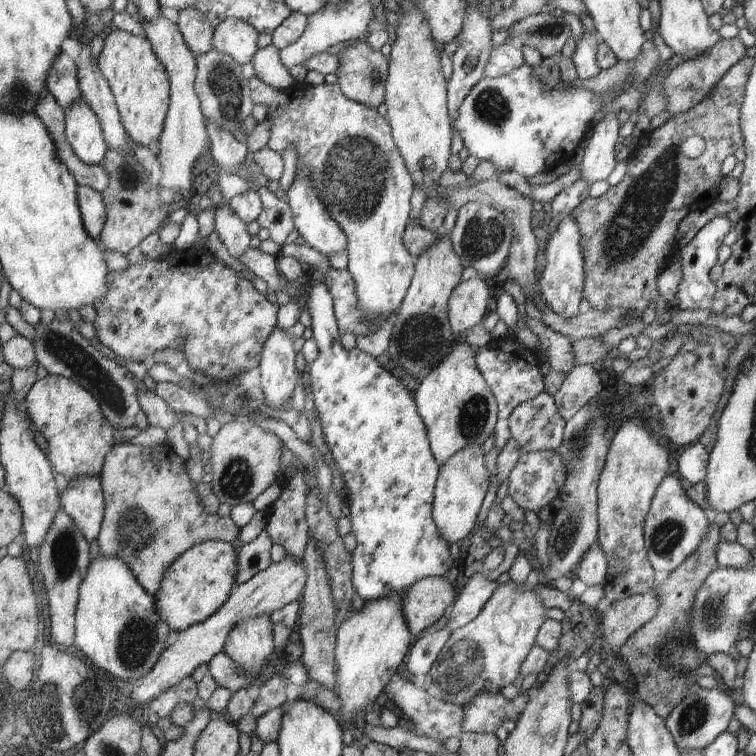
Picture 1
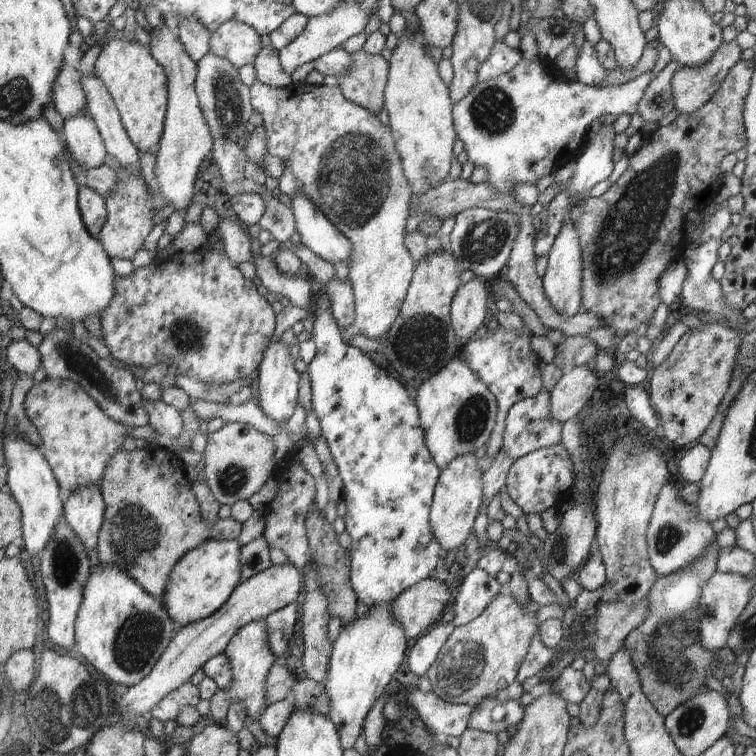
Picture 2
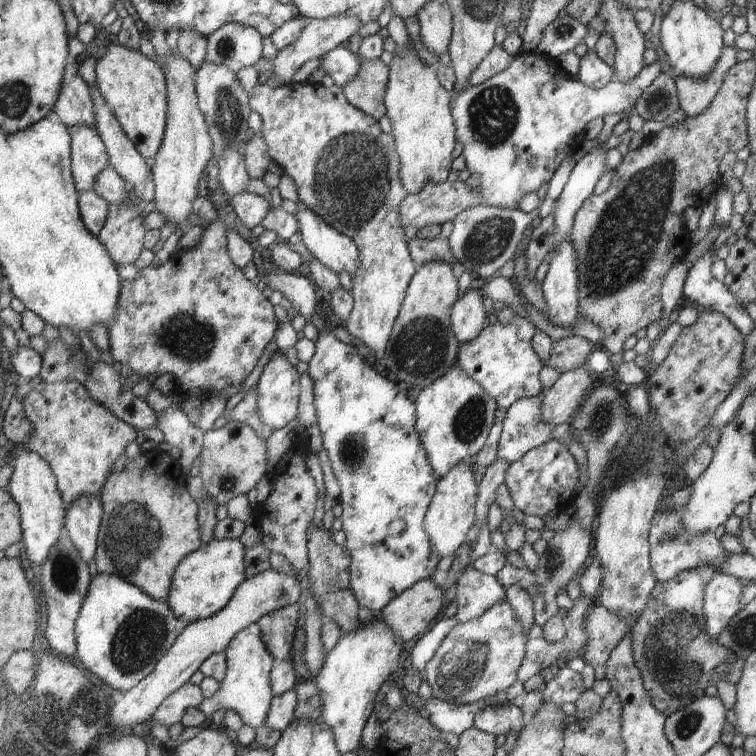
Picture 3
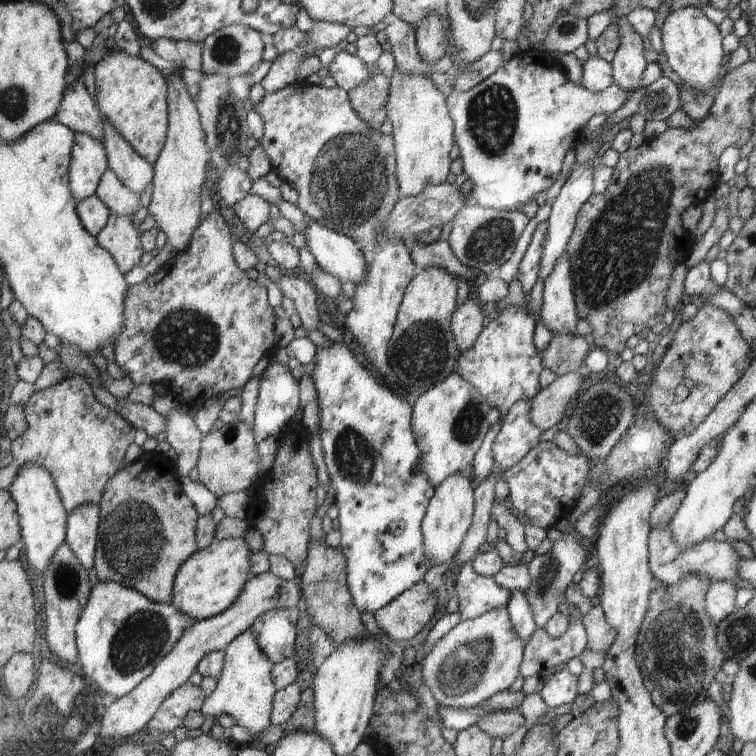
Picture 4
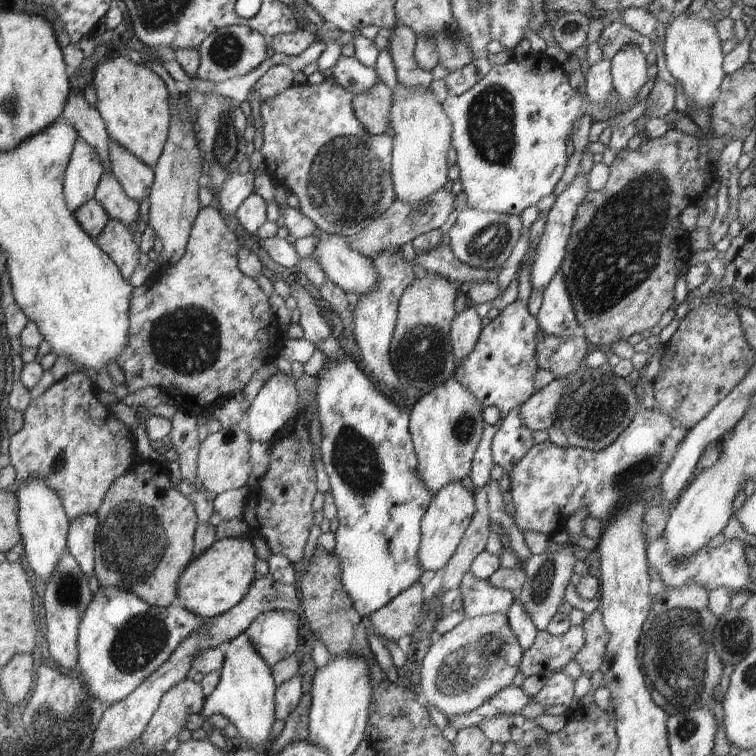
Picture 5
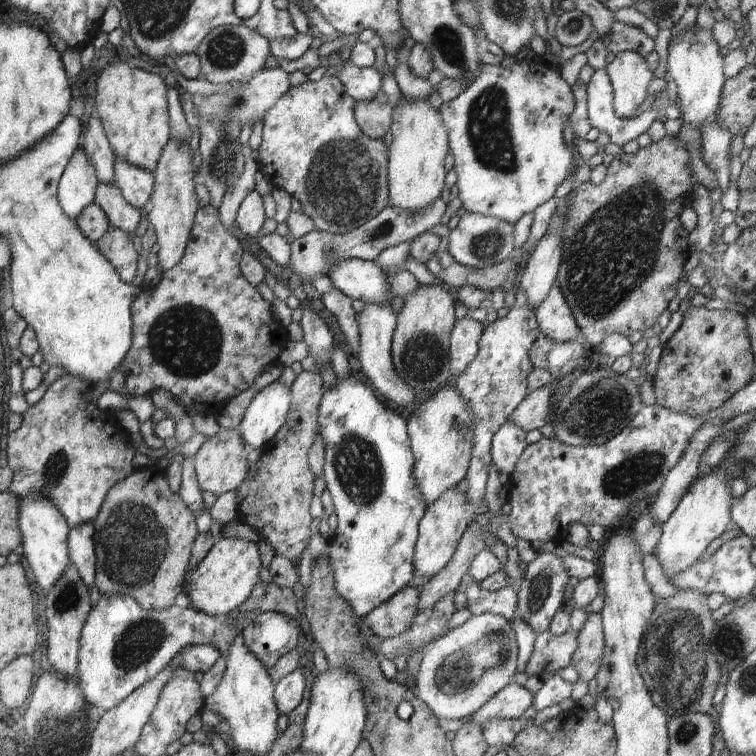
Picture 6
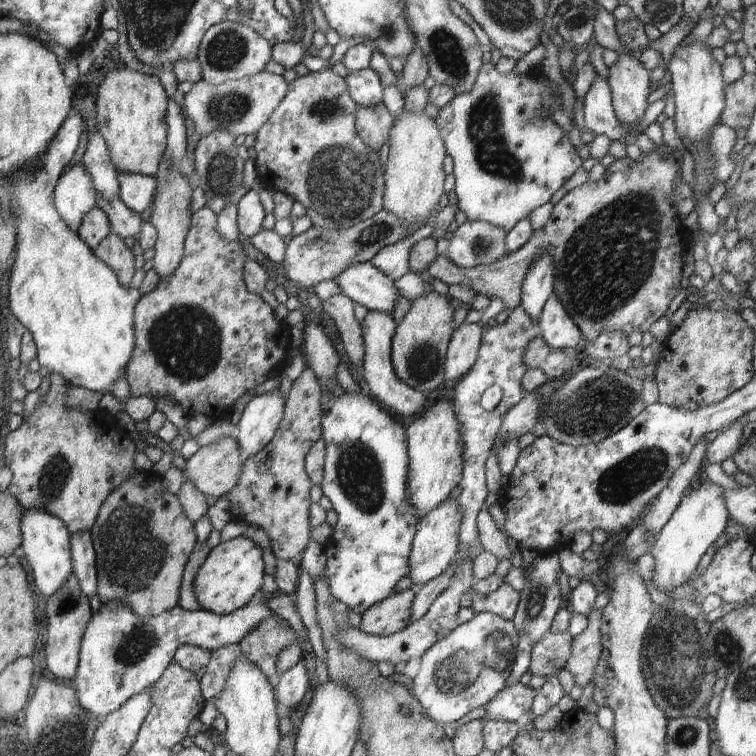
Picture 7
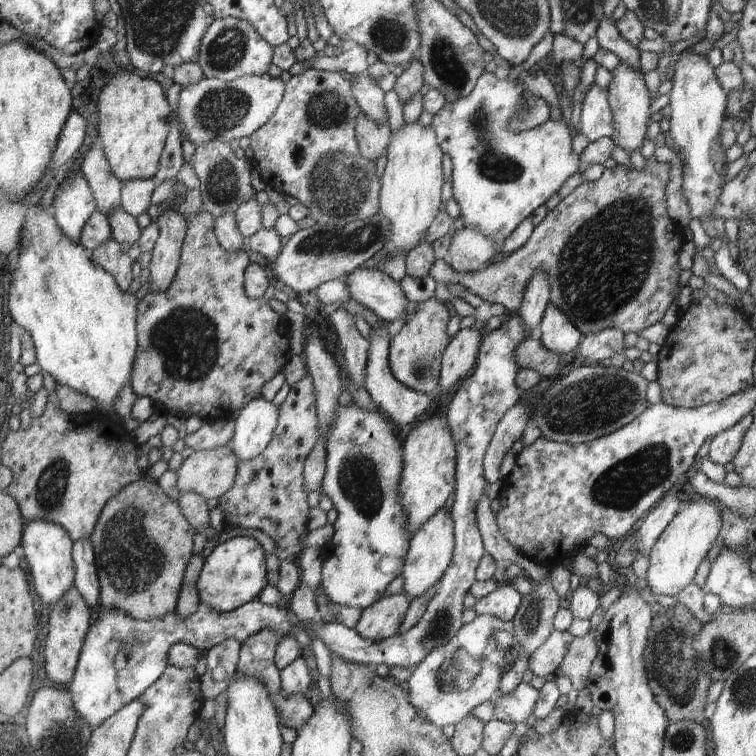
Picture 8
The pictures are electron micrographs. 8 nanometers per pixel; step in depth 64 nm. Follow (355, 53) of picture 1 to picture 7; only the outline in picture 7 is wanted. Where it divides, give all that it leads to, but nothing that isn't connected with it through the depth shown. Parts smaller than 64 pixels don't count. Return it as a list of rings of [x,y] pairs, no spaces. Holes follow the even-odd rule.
[[[383,102],[374,108],[358,106],[355,116],[356,132],[362,142],[374,152],[379,151],[386,140],[389,140],[392,125],[393,116]]]

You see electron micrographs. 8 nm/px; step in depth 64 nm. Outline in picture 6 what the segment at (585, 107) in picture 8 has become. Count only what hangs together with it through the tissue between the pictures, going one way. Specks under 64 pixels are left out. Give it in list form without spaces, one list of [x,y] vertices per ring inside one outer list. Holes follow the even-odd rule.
[[[606,67],[595,69],[587,85],[586,104],[590,126],[600,130],[600,133],[608,134],[610,143],[620,148],[648,132],[652,122],[662,116],[652,108],[633,119],[617,117],[613,107],[613,88]]]

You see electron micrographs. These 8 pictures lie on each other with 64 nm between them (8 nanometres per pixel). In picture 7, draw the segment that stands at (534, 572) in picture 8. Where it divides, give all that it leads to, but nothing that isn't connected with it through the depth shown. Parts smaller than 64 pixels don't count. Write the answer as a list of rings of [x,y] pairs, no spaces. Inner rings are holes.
[[[485,502],[477,514],[477,529],[483,550],[494,554],[499,561],[502,558],[510,560],[514,556],[514,551],[508,546],[507,534],[500,532],[496,522],[492,519],[488,511],[489,502]]]

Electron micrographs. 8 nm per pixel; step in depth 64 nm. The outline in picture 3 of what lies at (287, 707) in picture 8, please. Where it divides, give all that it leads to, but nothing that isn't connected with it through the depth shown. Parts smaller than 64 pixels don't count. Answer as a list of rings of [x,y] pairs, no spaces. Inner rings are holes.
[[[295,603],[265,614],[257,622],[262,632],[262,642],[276,662],[290,659],[296,622],[300,618],[299,609],[299,604]]]

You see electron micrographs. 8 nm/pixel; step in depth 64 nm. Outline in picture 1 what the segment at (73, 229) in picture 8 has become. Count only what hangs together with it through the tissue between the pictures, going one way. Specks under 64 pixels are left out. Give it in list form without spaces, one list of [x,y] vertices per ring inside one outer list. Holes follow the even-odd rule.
[[[83,97],[71,103],[72,106],[64,110],[66,140],[80,161],[90,165],[100,165],[108,145],[104,140],[98,116]]]

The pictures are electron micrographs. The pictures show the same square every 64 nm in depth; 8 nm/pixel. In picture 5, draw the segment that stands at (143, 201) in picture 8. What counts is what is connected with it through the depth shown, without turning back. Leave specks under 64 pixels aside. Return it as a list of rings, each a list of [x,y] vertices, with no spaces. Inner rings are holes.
[[[112,138],[108,144],[108,162],[111,174],[122,186],[126,196],[134,202],[141,203],[146,200],[152,188],[154,175],[153,169],[140,162],[134,154],[122,148]]]

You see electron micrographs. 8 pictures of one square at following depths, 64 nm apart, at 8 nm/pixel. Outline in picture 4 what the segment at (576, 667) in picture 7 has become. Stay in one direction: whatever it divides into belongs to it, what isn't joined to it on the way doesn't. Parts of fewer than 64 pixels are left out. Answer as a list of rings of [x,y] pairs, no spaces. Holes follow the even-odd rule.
[[[595,603],[586,615],[581,616],[581,622],[587,634],[587,645],[579,659],[584,667],[594,671],[603,665],[606,652],[610,650],[616,638],[616,628],[608,624],[602,607],[598,603]]]

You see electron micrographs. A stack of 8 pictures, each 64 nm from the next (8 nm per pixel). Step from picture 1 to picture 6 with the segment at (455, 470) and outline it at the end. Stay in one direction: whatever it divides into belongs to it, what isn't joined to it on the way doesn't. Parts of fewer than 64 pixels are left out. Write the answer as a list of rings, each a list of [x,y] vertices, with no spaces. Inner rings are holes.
[[[448,488],[434,504],[427,506],[426,512],[419,522],[419,535],[414,551],[414,572],[417,576],[432,578],[450,562],[460,538],[469,524],[482,512],[476,504],[466,500],[466,494],[458,488]]]

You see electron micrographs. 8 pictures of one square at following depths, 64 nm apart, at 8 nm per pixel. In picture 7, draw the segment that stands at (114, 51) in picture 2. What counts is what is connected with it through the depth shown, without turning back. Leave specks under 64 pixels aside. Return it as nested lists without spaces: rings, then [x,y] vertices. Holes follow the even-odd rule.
[[[119,63],[100,82],[96,100],[96,127],[106,140],[112,164],[122,174],[156,177],[166,150],[168,96],[158,76],[128,69]]]

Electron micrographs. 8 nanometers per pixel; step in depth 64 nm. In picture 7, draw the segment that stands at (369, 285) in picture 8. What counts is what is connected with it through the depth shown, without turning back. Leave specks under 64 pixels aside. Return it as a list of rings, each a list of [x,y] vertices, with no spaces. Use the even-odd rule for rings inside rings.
[[[370,262],[352,264],[333,280],[342,293],[368,310],[376,310],[393,318],[400,314],[394,309],[399,295],[394,281]]]

